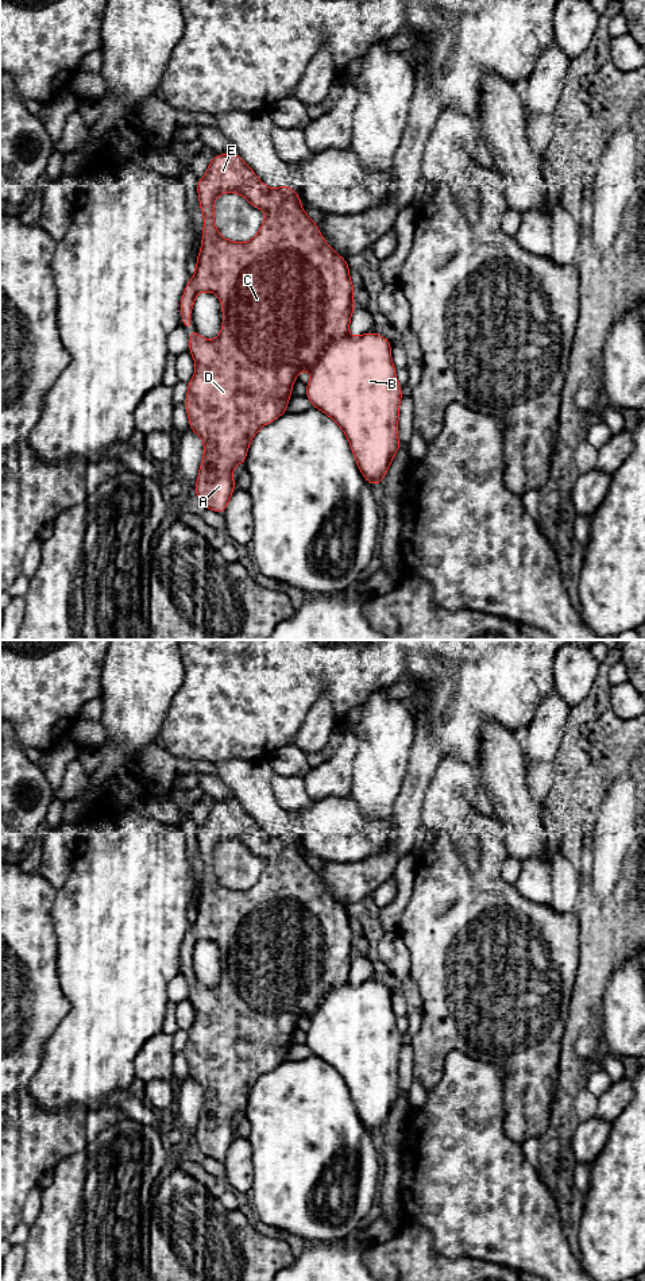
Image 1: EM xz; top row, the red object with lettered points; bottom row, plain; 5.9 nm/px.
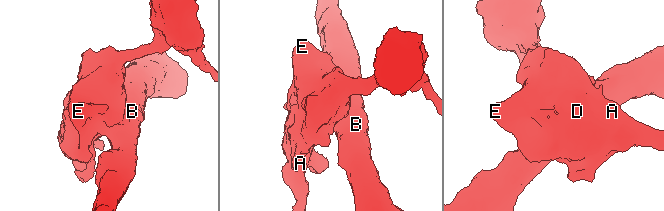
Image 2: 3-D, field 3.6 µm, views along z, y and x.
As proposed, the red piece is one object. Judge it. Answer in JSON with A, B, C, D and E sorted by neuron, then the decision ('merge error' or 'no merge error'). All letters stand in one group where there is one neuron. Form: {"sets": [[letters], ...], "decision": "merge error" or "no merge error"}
{"sets": [["A", "C", "D", "E"], ["B"]], "decision": "merge error"}

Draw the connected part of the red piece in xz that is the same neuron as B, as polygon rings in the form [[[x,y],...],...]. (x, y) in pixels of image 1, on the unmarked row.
[[[371,979],[358,985],[347,981],[328,989],[310,1016],[312,1026],[306,1031],[305,1045],[343,1077],[360,1120],[372,1135],[382,1131],[401,1096],[398,1068],[402,1034],[395,1019],[391,991],[385,984]]]

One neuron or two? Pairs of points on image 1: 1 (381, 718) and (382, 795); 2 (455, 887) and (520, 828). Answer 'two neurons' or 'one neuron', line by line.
1: one neuron
2: two neurons

